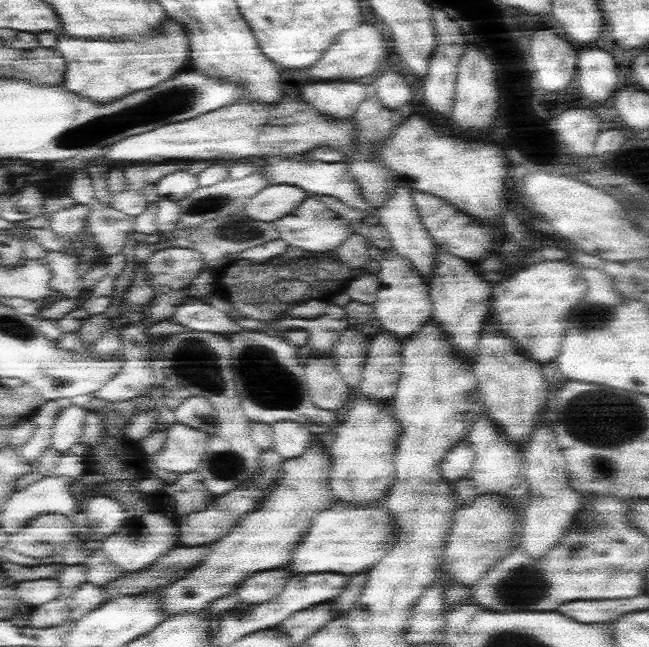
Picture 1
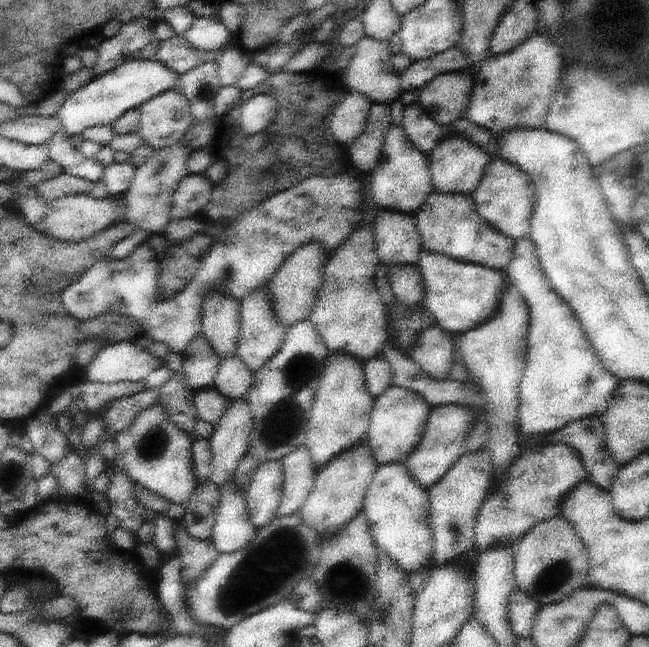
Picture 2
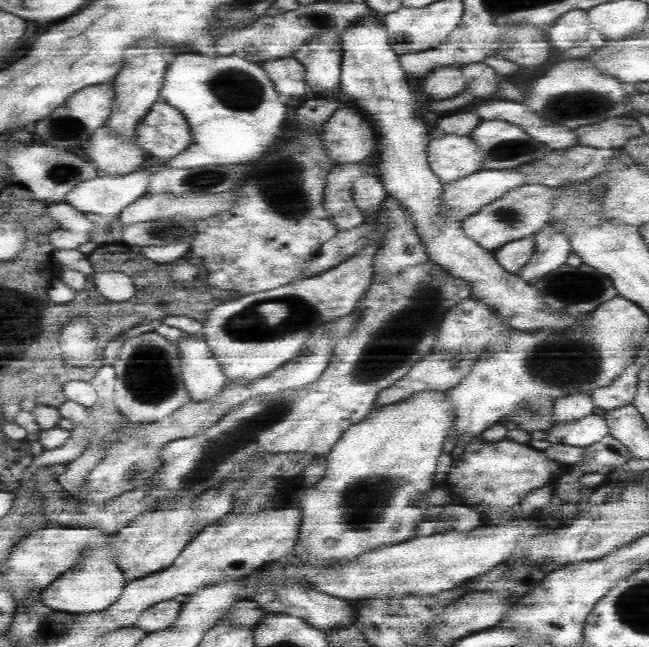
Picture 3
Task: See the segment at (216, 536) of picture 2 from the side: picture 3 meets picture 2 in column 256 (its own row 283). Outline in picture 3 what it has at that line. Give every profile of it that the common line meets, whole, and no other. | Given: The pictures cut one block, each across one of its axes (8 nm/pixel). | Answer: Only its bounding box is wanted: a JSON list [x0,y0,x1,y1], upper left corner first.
[514,226,572,286]

